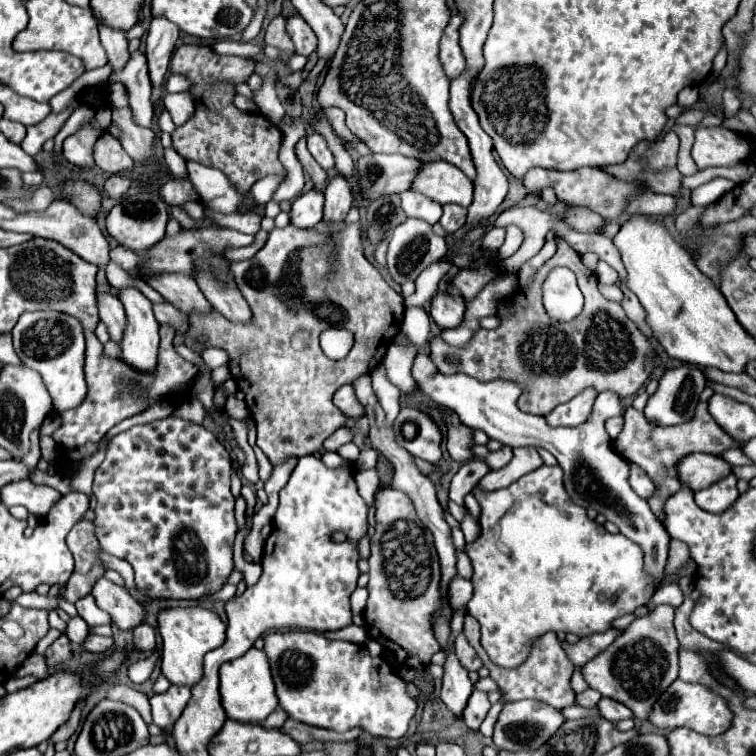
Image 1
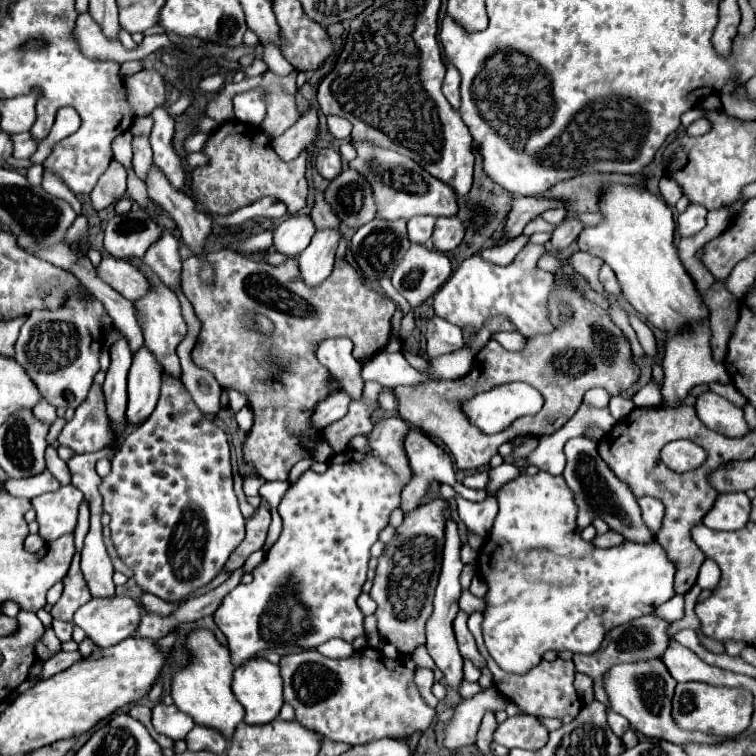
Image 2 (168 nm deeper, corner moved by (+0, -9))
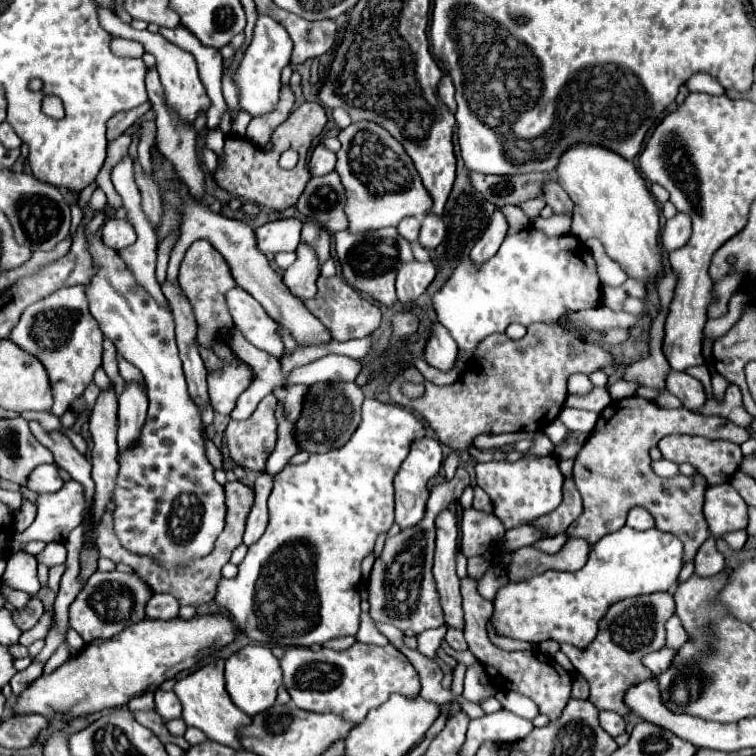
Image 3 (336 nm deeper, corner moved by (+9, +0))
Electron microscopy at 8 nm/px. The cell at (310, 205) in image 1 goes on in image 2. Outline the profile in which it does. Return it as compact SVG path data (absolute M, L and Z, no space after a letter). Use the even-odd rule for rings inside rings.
M290 216L274 230L274 248L290 258L298 256L312 240L316 228L310 216Z

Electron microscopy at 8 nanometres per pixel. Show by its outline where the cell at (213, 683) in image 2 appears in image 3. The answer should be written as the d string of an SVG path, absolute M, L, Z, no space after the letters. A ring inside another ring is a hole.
M217 659L217 661L213 661L213 663L205 665L205 667L189 673L187 677L179 679L175 683L173 691L175 691L175 695L179 697L179 701L183 705L183 721L187 725L201 729L211 741L217 741L217 743L239 749L241 745L237 741L237 729L241 725L249 725L251 717L245 715L241 709L237 709L233 705L233 701L229 699L229 693L225 691L223 671L225 671L225 661Z

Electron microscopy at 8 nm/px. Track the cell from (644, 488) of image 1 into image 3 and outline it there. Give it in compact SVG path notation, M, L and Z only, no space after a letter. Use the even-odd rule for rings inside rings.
M635 507L635 509L631 509L631 513L627 515L627 525L629 527L633 527L633 529L639 529L639 531L645 531L645 529L651 529L653 527L653 517L647 513L647 511L643 511L641 507Z

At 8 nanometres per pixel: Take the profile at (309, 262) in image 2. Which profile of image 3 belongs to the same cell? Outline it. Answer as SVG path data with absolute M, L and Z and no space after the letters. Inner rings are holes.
M299 243L299 249L295 253L297 253L297 261L285 269L283 283L301 301L311 299L317 291L315 281L319 277L319 261L315 261L315 253L311 253L311 247L303 243Z

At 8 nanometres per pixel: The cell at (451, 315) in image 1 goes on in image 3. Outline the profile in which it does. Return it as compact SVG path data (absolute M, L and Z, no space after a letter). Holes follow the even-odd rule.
M435 323L435 329L431 329L431 337L427 339L427 349L425 349L425 361L441 371L451 369L451 365L457 359L457 345L451 333L443 329L441 323Z

